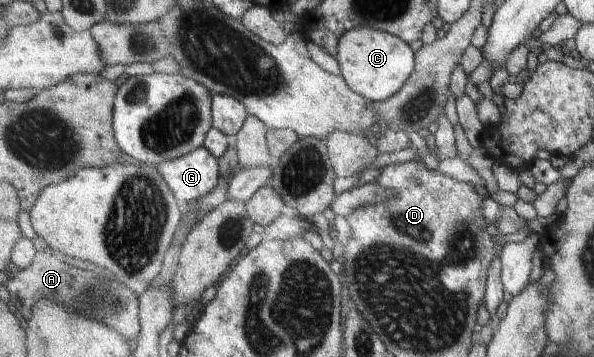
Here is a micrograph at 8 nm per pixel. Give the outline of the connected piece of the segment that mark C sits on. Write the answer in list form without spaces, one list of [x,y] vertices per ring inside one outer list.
[[[366,26],[355,28],[342,36],[337,60],[352,90],[374,102],[386,102],[396,96],[417,69],[417,54],[409,42],[395,34]]]

